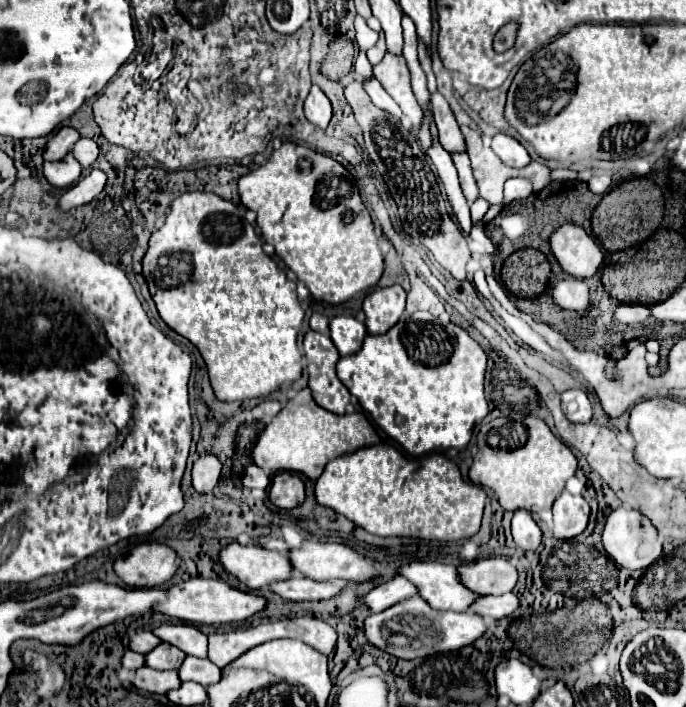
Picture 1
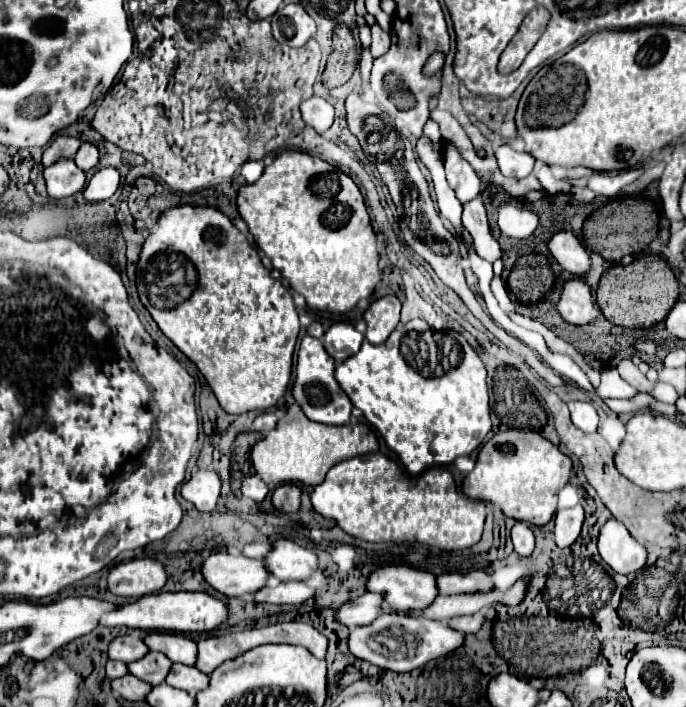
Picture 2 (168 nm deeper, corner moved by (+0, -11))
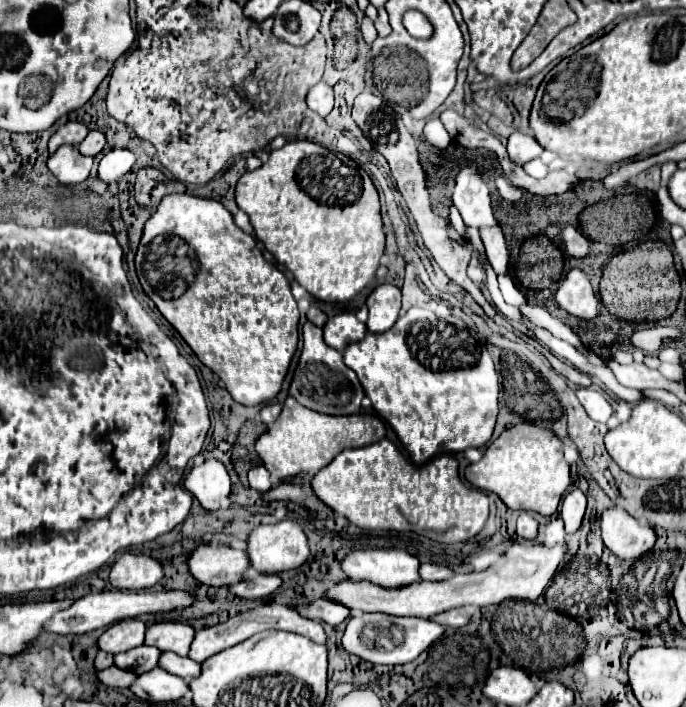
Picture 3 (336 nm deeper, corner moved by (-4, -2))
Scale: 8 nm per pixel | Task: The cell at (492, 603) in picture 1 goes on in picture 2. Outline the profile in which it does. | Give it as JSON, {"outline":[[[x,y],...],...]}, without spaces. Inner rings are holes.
{"outline":[[[482,611],[474,613],[474,615],[462,615],[462,617],[450,619],[450,627],[458,629],[462,633],[478,633],[484,623],[486,623],[486,617]]]}

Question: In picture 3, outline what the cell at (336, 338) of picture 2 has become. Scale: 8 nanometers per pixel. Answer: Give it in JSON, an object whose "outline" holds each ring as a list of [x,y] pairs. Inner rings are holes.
{"outline":[[[352,312],[336,314],[332,316],[324,326],[324,340],[330,348],[344,352],[344,348],[352,342],[358,342],[362,336],[366,336],[366,324],[358,322],[358,318]]]}

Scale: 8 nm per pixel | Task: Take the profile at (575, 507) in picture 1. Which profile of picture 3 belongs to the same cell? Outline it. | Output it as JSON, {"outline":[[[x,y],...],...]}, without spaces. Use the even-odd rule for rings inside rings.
{"outline":[[[580,488],[568,492],[566,498],[562,500],[562,518],[564,518],[564,524],[566,524],[566,534],[574,534],[580,528],[584,510],[586,510],[584,492]]]}

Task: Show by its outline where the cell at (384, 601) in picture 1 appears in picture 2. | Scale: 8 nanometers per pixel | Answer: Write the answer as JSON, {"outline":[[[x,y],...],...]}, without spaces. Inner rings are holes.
{"outline":[[[364,593],[362,597],[356,597],[348,603],[344,603],[336,617],[338,621],[346,623],[350,629],[358,627],[358,625],[366,625],[372,623],[376,617],[380,617],[386,609],[386,599],[378,593]]]}

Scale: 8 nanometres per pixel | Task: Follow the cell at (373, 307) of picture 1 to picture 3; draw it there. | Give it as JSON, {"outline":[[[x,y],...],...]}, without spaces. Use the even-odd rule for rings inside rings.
{"outline":[[[380,284],[372,290],[366,300],[370,316],[368,316],[368,332],[386,332],[394,326],[400,310],[400,288],[394,284]]]}

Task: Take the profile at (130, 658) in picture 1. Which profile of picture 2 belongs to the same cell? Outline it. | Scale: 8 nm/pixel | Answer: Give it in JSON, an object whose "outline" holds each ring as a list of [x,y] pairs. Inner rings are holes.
{"outline":[[[108,661],[108,663],[106,663],[106,675],[108,675],[110,679],[122,677],[122,675],[126,675],[126,673],[128,673],[128,667],[126,667],[124,663],[120,663],[120,661]]]}

